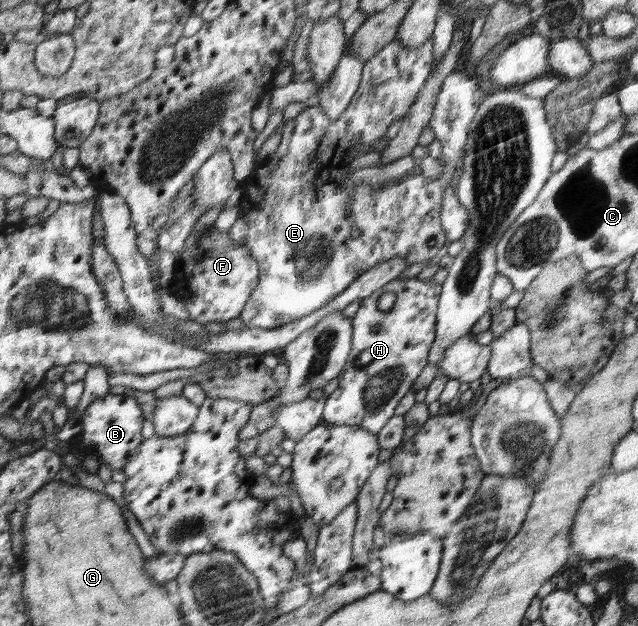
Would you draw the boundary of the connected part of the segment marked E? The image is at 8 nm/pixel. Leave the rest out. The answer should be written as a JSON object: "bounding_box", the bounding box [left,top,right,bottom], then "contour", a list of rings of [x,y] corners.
{"bounding_box":[238,38,456,329],"contour":[[[432,38],[414,49],[393,41],[363,64],[357,92],[338,119],[330,121],[318,104],[311,102],[304,113],[284,124],[280,144],[269,160],[274,168],[266,171],[270,184],[260,202],[262,206],[246,208],[246,205],[238,205],[239,218],[250,223],[243,243],[261,264],[261,285],[257,286],[240,314],[246,327],[271,329],[308,316],[328,305],[361,274],[381,262],[404,258],[408,267],[418,263],[428,266],[428,260],[438,254],[446,240],[441,226],[441,204],[446,187],[456,179],[455,169],[446,168],[440,178],[432,180],[432,190],[426,192],[392,192],[392,196],[380,196],[378,192],[360,192],[370,188],[367,184],[355,186],[348,192],[338,186],[350,174],[346,173],[354,159],[348,156],[350,146],[368,146],[380,140],[396,118],[402,120],[400,116],[409,113],[408,108],[415,104],[416,96],[431,75],[432,52]]]}

